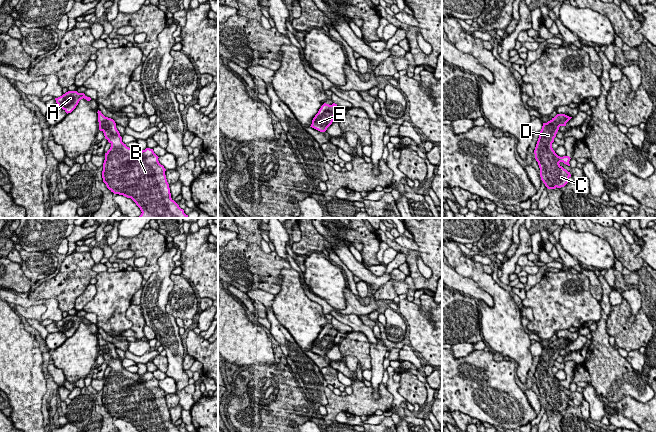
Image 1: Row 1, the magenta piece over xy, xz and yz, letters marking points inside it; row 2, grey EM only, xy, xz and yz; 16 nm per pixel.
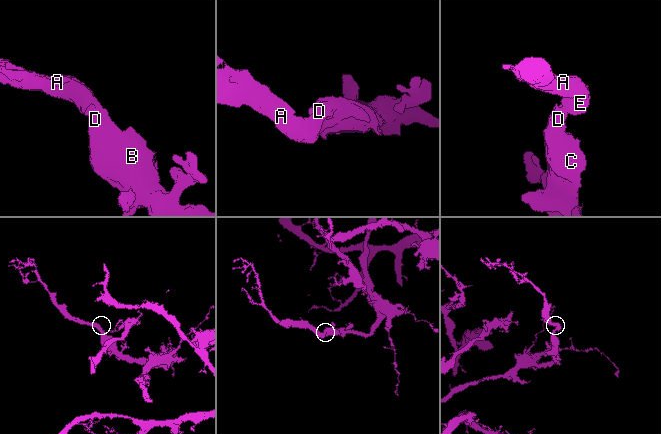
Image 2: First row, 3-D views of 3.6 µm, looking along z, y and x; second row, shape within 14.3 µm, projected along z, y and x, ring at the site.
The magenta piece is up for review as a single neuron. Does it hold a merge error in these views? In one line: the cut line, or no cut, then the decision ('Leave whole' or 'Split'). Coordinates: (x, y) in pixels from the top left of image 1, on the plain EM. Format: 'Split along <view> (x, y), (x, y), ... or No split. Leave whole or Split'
No split. Leave whole

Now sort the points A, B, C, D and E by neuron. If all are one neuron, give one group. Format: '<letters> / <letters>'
A B C D E

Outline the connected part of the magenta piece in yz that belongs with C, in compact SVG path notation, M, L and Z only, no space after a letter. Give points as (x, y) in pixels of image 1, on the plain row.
M557 338L547 347L543 347L539 356L539 362L534 374L535 383L540 392L540 401L548 413L564 411L571 401L570 396L564 393L559 387L570 390L569 380L558 380L552 372L552 367L560 350L566 350L571 343L565 338Z

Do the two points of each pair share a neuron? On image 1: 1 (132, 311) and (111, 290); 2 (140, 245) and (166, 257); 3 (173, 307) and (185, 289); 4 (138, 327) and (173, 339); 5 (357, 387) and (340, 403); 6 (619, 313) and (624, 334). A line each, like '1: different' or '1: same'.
1: different
2: different
3: same
4: different
5: same
6: same

